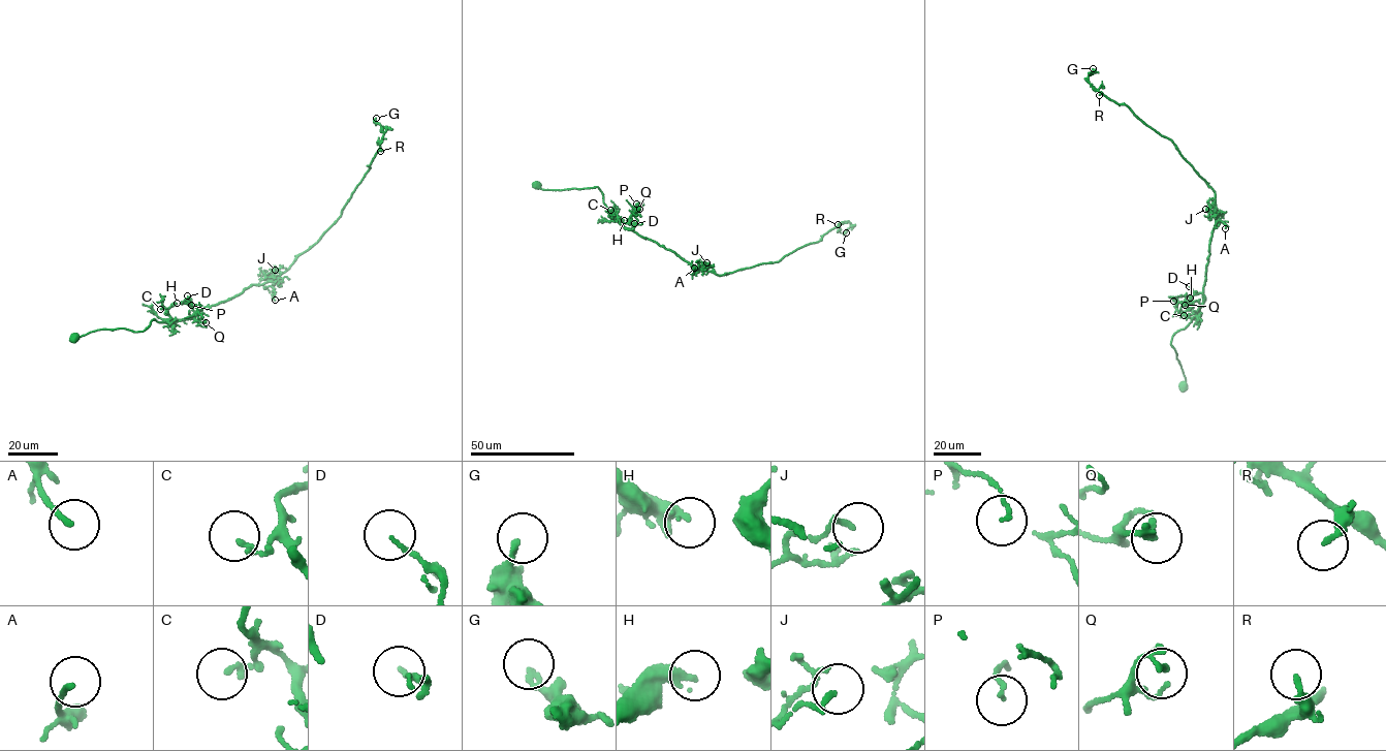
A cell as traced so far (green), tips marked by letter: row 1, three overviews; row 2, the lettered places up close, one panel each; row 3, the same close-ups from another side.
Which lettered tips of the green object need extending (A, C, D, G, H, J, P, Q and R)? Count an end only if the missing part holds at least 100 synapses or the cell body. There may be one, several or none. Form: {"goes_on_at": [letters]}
{"goes_on_at": []}

